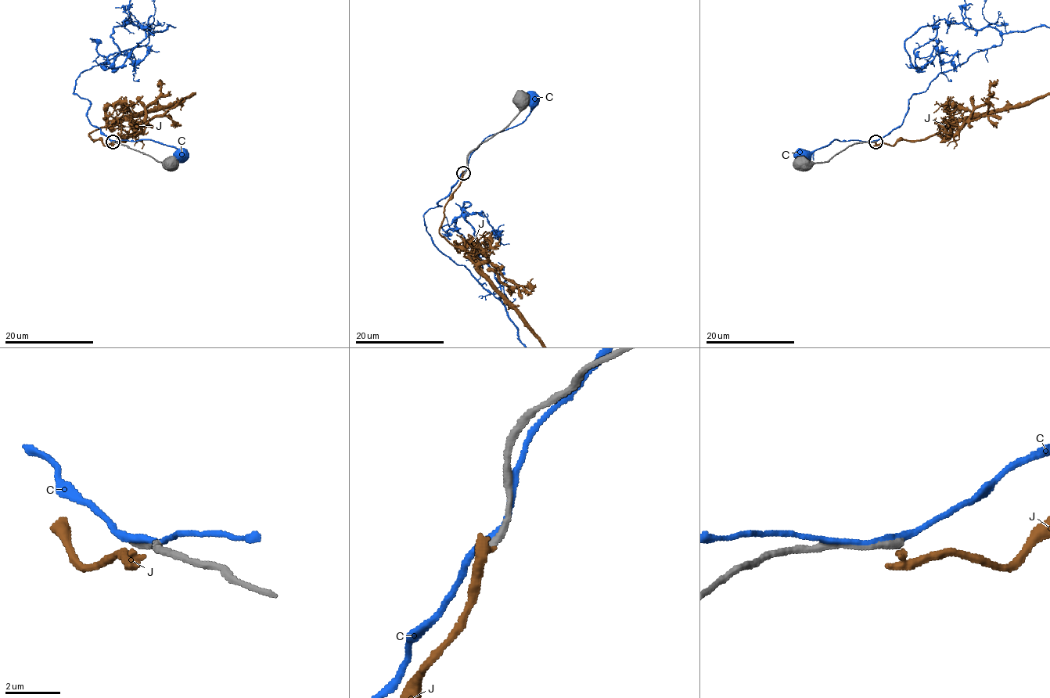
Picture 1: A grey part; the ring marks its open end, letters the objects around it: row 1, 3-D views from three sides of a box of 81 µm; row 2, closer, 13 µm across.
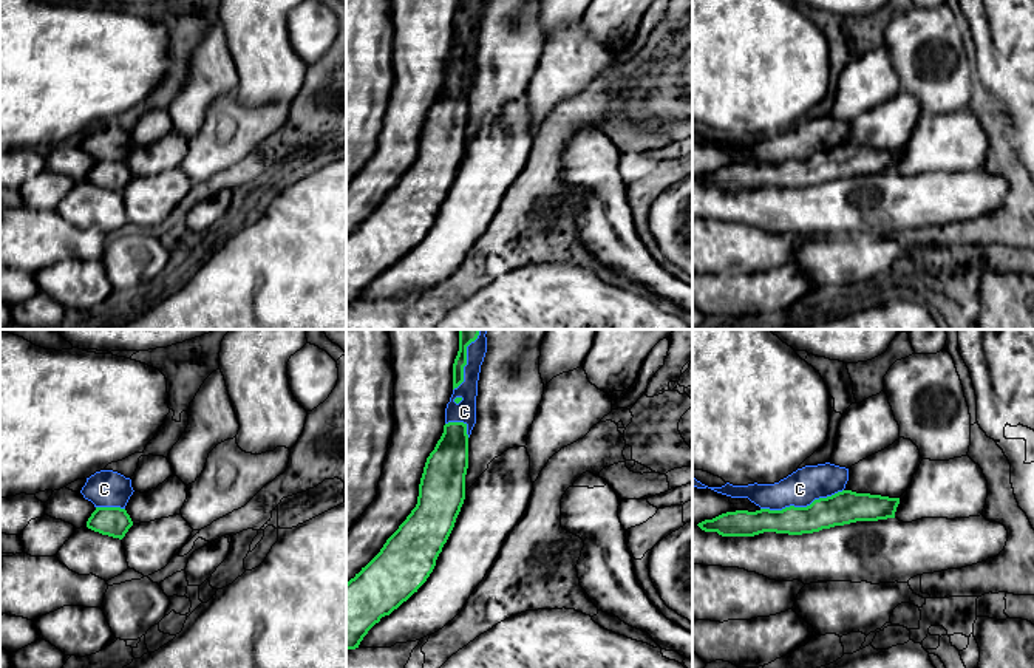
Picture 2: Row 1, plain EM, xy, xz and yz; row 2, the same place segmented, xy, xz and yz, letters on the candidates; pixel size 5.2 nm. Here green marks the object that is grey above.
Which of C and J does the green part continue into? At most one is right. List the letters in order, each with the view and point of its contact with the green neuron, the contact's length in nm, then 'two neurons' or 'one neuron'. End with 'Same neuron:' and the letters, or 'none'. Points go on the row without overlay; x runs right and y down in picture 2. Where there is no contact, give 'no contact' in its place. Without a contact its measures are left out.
C: meets green in yz at (801, 161); contact 440 nm long; two neurons
J: no contact; two neurons
Same neuron: none

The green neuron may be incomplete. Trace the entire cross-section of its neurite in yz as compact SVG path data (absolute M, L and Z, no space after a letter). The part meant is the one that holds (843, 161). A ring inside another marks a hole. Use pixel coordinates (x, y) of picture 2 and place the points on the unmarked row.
M842 144L827 152L815 153L807 161L782 164L760 162L736 164L705 173L697 179L722 190L754 190L764 186L802 189L856 175L895 172L900 152Z

